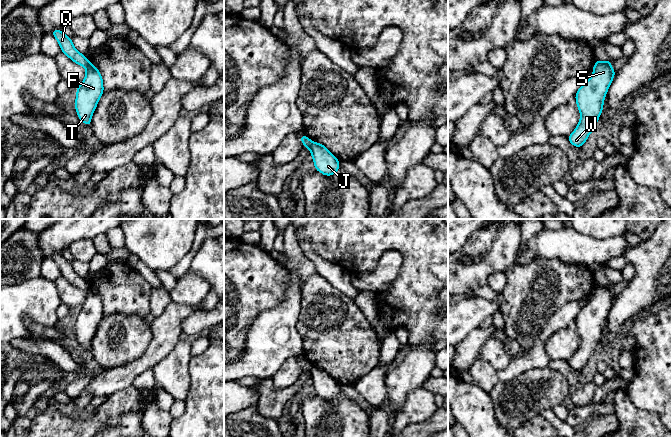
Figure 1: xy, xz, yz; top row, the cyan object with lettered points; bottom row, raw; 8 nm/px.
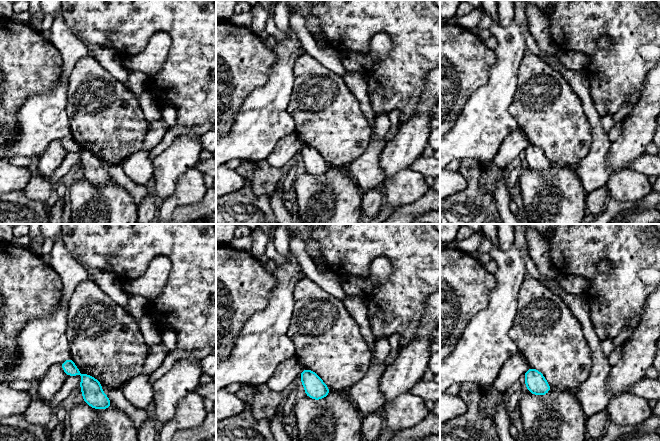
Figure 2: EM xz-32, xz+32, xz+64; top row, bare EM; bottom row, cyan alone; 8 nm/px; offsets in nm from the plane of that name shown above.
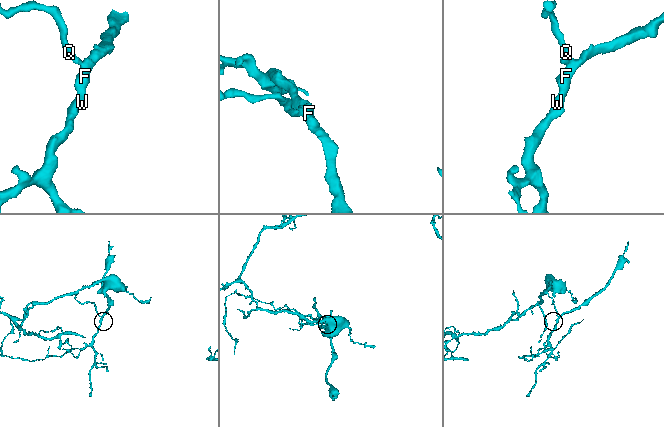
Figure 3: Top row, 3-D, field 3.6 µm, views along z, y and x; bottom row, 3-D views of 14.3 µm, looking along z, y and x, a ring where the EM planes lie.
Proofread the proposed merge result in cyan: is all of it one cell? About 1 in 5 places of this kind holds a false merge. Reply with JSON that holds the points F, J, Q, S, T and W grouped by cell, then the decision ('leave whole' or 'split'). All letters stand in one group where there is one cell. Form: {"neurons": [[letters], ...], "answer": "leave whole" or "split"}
{"neurons": [["F", "J", "S", "T", "W"], ["Q"]], "answer": "split"}

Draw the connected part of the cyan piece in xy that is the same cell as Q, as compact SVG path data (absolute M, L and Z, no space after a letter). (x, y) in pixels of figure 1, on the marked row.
M54 29L51 33L55 39L58 41L62 53L69 57L76 64L87 67L89 64L89 59L87 59L84 54L78 52L72 43L72 39L65 35L62 30Z

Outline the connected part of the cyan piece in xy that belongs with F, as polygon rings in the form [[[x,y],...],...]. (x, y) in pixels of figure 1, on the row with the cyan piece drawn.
[[[89,63],[86,67],[85,78],[76,91],[75,109],[78,118],[90,127],[91,117],[104,93],[102,76],[93,64]]]

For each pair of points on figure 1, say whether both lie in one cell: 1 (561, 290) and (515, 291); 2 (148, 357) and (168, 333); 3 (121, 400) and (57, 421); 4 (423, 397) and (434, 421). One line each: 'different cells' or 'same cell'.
1: same cell
2: same cell
3: same cell
4: different cells

